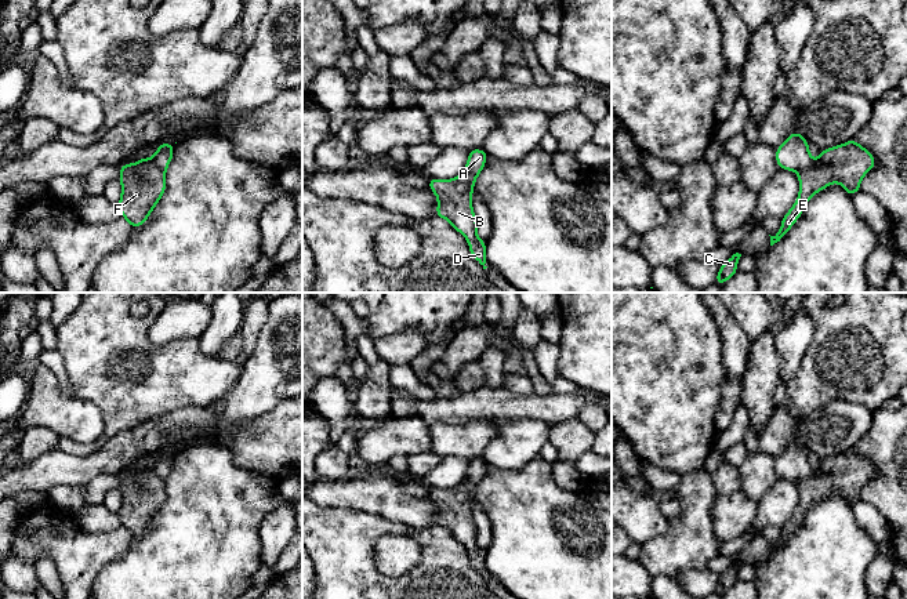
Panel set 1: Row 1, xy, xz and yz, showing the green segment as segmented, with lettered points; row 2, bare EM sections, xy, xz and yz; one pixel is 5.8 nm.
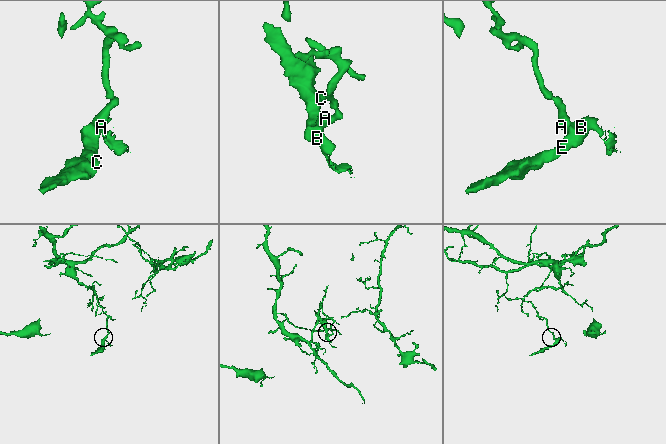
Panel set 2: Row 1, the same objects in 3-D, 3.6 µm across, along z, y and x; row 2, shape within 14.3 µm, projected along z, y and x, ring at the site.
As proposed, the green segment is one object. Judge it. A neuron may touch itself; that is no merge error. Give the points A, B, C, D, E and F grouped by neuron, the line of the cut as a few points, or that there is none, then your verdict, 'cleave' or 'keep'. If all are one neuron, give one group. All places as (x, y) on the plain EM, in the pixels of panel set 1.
A / B C D E F; cut in yz along (813, 471), (798, 483); cleave

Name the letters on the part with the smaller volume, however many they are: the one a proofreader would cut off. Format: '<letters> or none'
B, C, D, E, F

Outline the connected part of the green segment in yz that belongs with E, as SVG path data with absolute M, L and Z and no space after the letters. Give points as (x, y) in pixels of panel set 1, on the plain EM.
M855 449L823 458L819 469L798 483L799 505L790 520L781 527L780 540L770 545L770 555L784 548L815 502L830 495L832 491L839 491L846 502L853 505L860 500L861 487L874 476L874 465Z

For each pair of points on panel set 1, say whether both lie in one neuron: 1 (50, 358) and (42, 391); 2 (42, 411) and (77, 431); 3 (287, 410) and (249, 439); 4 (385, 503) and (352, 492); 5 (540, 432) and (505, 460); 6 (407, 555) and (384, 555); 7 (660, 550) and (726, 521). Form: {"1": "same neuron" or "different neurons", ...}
{"1": "different neurons", "2": "same neuron", "3": "same neuron", "4": "same neuron", "5": "same neuron", "6": "same neuron", "7": "different neurons"}

